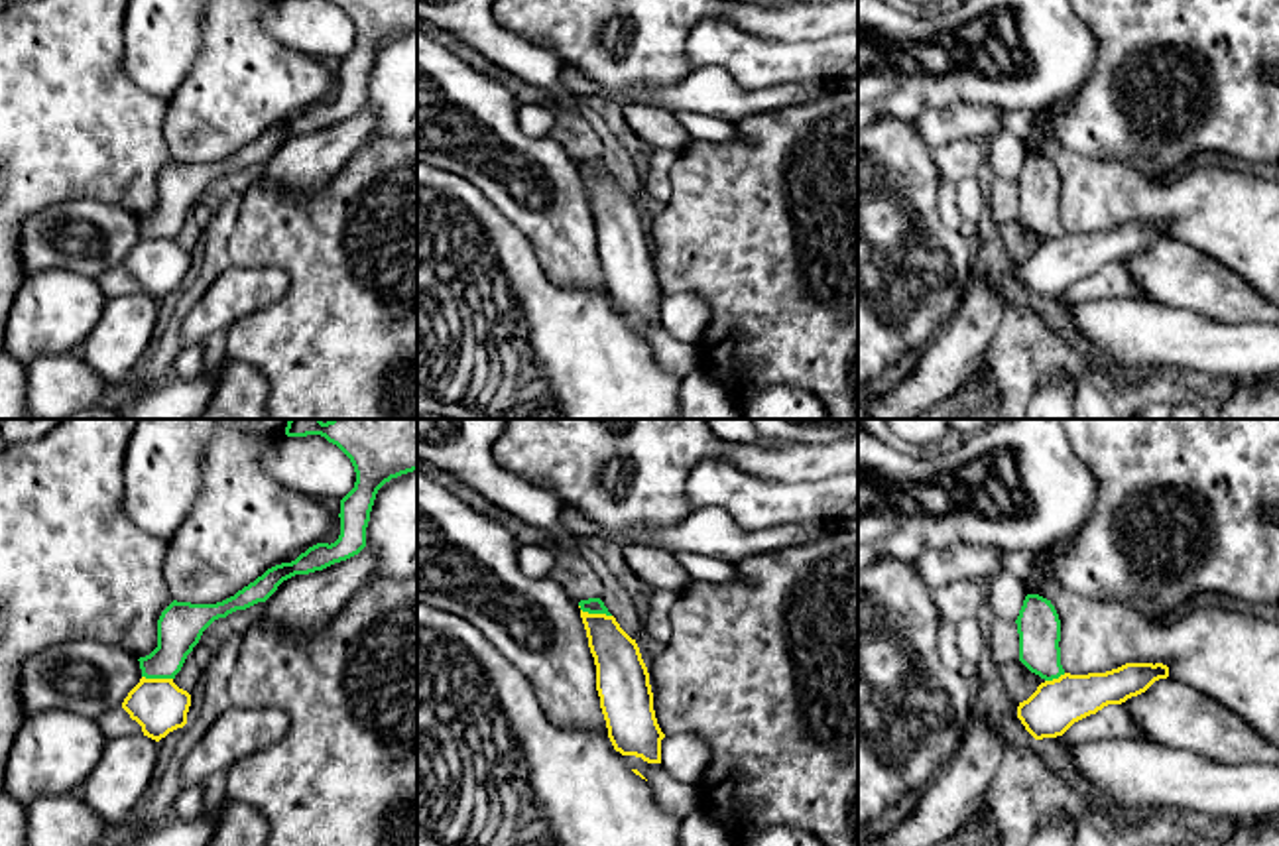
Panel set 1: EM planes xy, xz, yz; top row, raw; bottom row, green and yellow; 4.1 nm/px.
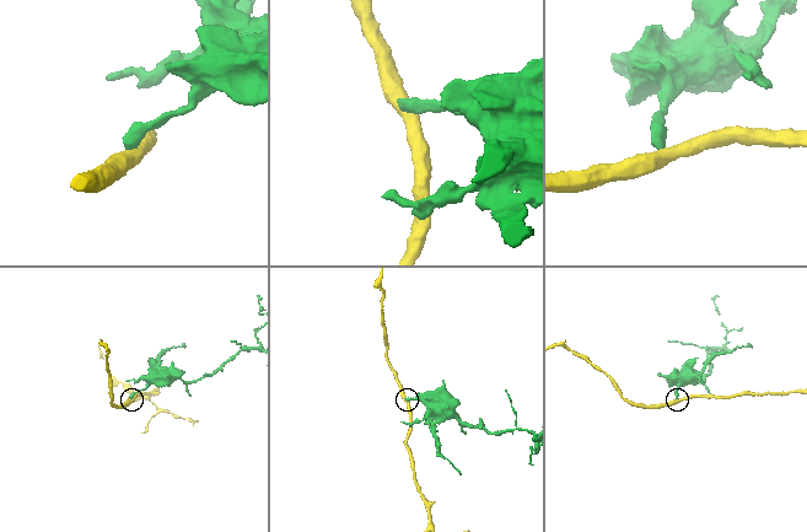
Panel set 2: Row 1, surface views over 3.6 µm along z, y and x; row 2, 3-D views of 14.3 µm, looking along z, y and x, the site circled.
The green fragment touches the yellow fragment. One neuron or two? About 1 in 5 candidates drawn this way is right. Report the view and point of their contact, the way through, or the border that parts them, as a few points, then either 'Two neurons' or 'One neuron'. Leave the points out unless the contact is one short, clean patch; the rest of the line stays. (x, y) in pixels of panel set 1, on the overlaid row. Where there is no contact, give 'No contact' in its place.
Touches green at xz (595, 612). Boundary: xz (579, 604), (583, 610), (610, 616). Two neurons

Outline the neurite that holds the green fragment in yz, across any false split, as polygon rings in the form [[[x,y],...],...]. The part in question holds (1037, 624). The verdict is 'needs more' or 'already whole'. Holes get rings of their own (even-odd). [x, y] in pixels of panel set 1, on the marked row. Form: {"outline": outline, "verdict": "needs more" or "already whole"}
{"outline": [[[1027,594],[1015,620],[1019,661],[1045,681],[1065,675],[1061,665],[1061,620],[1051,600]]], "verdict": "already whole"}

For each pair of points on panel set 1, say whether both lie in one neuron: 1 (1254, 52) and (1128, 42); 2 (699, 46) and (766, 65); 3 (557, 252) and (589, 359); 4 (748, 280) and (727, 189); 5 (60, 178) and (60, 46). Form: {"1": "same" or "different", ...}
{"1": "same", "2": "same", "3": "different", "4": "same", "5": "same"}

